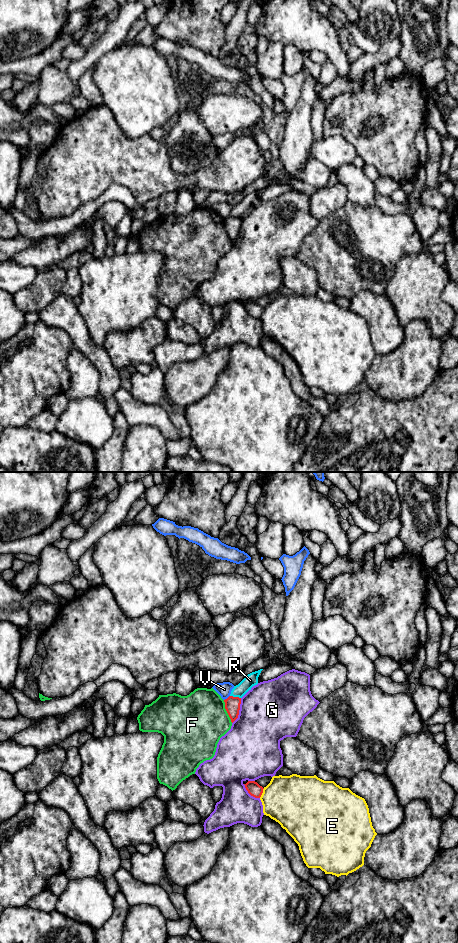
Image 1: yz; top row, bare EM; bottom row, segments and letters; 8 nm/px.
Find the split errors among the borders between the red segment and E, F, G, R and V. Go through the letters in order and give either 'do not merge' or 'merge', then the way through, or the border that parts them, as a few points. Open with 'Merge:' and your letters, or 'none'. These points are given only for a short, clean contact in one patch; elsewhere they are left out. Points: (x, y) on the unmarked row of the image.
Merge: none
E: do not merge
F: do not merge; border yz (223, 220), (225, 230), (232, 242)
G: do not merge
R: do not merge
V: do not merge; border yz (229, 215), (224, 220)

